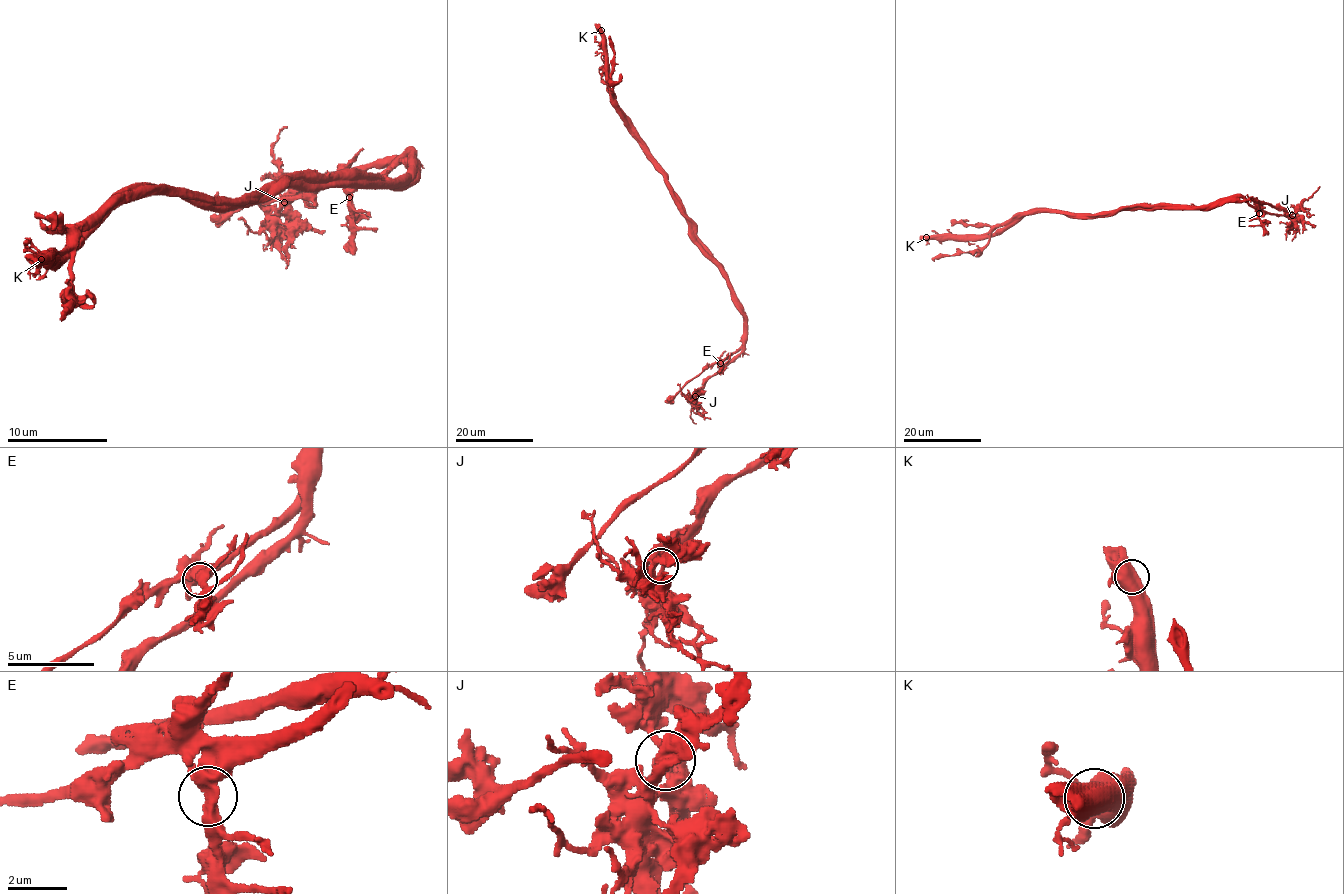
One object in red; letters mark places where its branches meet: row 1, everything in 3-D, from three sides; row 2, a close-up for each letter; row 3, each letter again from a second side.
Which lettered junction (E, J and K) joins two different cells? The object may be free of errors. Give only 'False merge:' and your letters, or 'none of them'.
False merge: K

